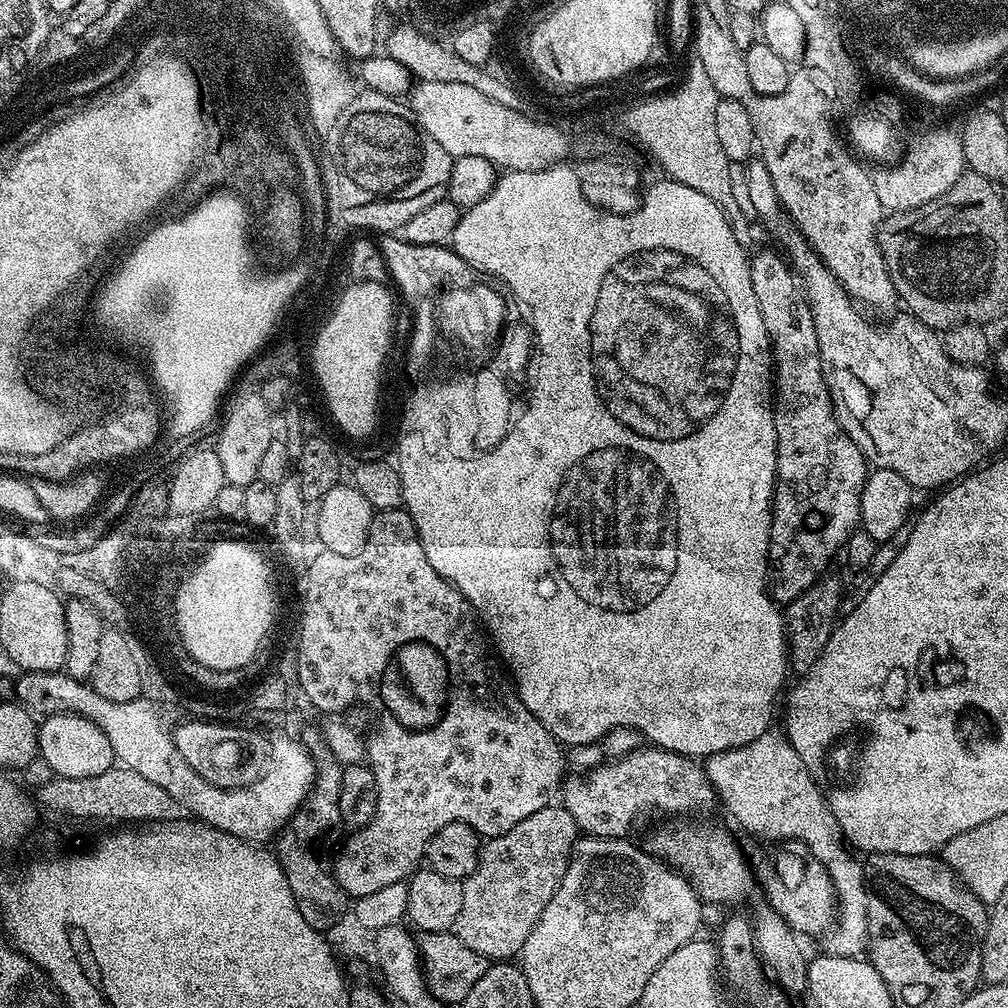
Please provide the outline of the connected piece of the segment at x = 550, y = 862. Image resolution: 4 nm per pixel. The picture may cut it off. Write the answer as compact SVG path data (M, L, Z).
M562 806L538 810L538 814L522 818L514 830L506 830L506 834L491 837L481 847L480 861L474 874L463 881L462 908L454 927L456 937L470 946L470 950L492 962L504 962L519 954L524 949L526 938L530 938L530 930L534 930L542 910L546 910L546 902L554 898L566 874L568 860L572 857L572 845L577 839L578 829L574 818Z

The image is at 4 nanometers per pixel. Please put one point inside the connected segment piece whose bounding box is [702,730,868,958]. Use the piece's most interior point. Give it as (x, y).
(769, 790)

